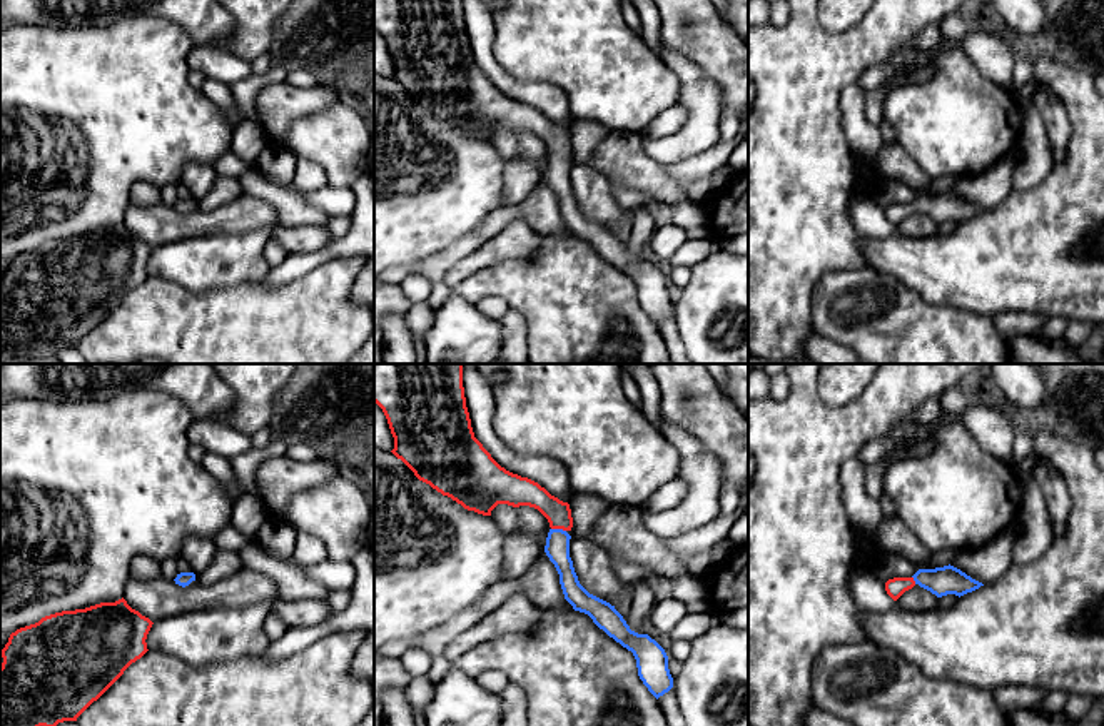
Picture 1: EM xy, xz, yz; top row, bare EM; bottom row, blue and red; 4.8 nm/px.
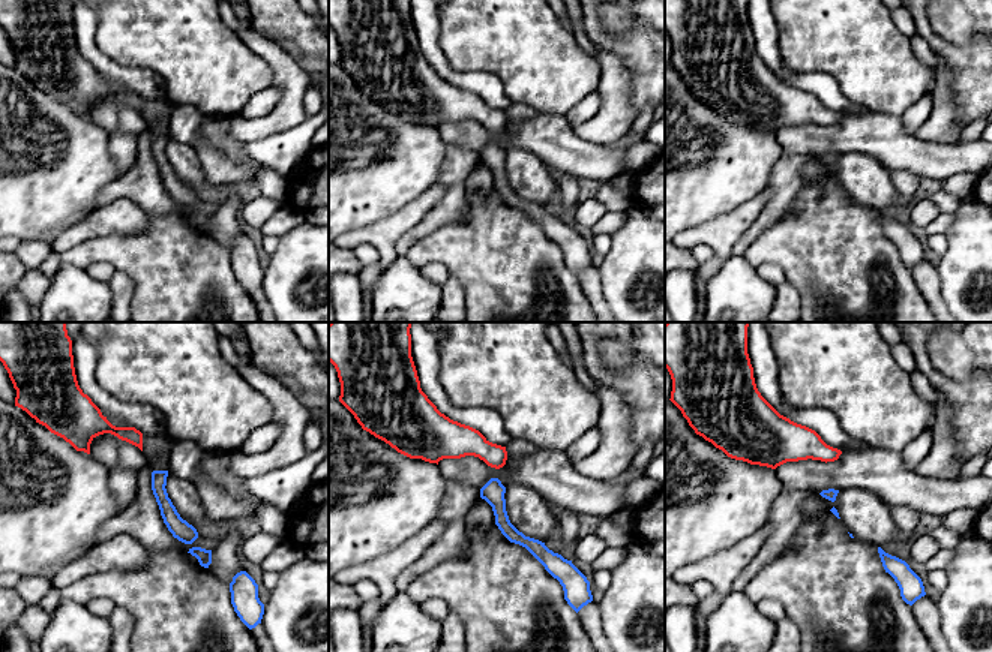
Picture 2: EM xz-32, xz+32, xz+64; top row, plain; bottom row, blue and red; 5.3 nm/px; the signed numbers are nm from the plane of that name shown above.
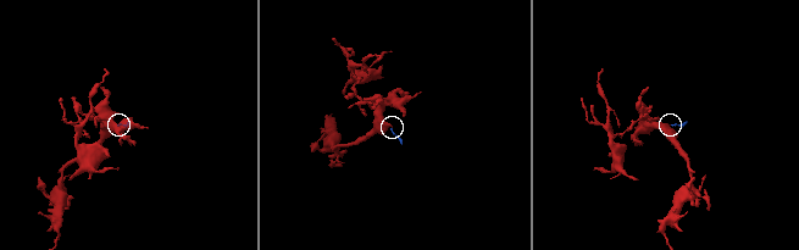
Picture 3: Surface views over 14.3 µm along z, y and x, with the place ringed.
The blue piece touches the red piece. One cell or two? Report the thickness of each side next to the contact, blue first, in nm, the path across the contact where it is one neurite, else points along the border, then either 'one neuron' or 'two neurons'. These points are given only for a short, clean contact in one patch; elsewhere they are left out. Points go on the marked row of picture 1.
120/140 nm | across xz (557, 548), (558, 529), (558, 518), (523, 491) | one neuron

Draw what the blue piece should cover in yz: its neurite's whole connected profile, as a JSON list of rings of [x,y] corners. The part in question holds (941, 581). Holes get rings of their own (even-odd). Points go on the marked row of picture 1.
[[[944,566],[935,569],[919,569],[912,577],[894,577],[885,582],[887,594],[897,601],[905,591],[912,589],[915,584],[930,591],[937,597],[955,594],[964,596],[984,586],[982,582],[972,579],[960,569],[954,566]]]

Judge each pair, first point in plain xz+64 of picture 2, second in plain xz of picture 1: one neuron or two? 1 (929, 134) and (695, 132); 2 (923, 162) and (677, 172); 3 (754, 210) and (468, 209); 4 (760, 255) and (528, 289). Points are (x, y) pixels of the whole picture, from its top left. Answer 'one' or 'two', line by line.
1: one
2: two
3: two
4: one

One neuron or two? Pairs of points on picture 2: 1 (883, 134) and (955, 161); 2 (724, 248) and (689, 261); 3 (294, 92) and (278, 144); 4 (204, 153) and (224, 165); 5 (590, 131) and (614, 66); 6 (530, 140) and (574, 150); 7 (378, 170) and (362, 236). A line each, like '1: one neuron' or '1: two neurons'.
1: one neuron
2: two neurons
3: two neurons
4: one neuron
5: one neuron
6: one neuron
7: two neurons

